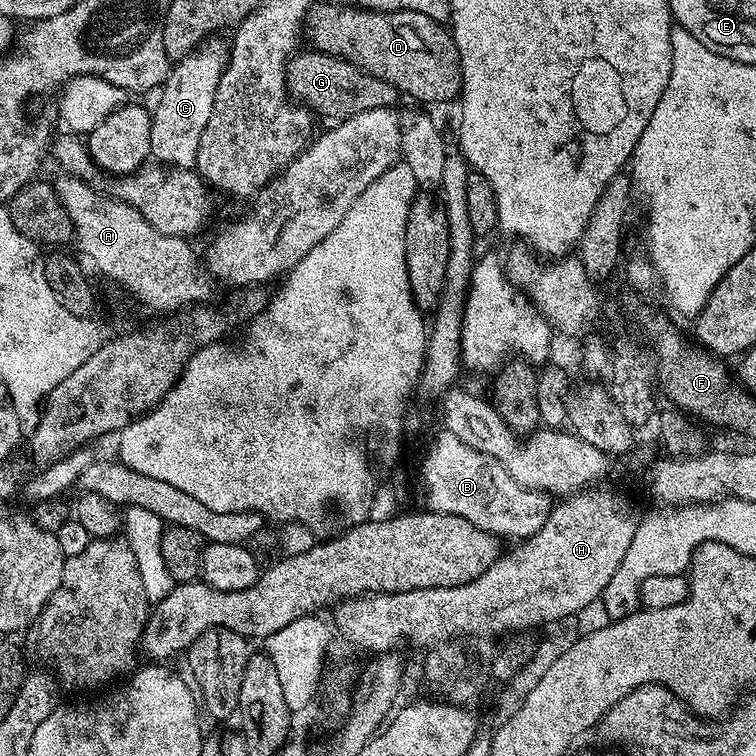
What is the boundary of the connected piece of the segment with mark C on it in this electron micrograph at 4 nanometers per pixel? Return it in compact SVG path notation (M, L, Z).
M209 38L188 56L171 65L168 77L159 89L160 101L151 109L150 146L152 156L164 166L192 166L196 163L202 130L210 122L214 94L228 64L230 44L224 38Z

